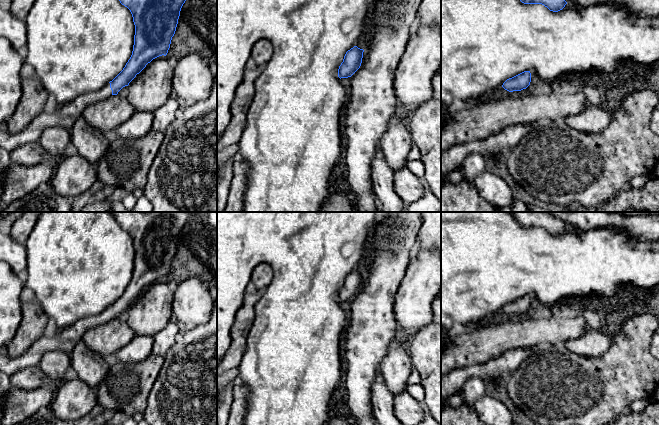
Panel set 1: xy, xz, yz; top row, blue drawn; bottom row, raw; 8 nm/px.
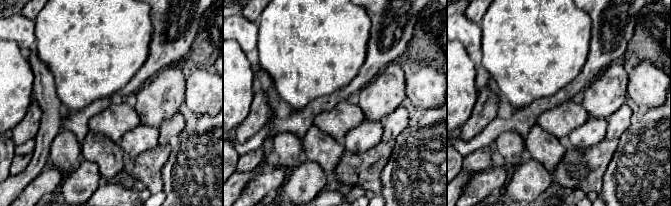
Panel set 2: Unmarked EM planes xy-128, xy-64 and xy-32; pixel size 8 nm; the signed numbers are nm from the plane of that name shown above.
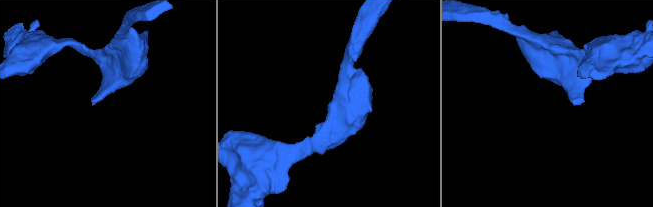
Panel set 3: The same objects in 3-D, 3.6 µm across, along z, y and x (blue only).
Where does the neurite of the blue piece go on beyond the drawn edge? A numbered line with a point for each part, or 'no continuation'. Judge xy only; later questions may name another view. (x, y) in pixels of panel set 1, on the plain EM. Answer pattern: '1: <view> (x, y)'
1: xy (64, 339)

